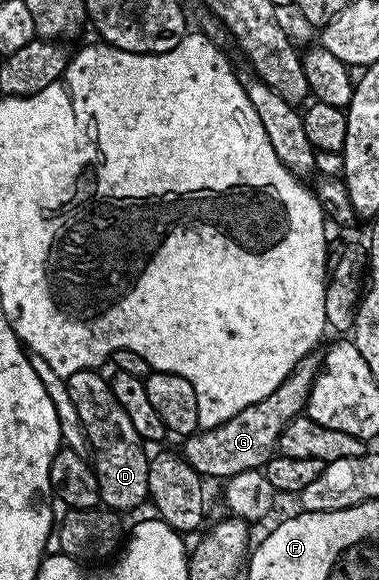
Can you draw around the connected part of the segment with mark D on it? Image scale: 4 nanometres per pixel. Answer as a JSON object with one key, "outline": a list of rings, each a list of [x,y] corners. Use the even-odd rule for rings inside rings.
{"outline":[[[81,370],[71,374],[66,379],[68,396],[72,396],[72,404],[76,404],[76,413],[80,415],[80,424],[84,424],[84,432],[90,445],[89,453],[94,454],[92,465],[98,477],[101,505],[115,512],[134,510],[150,496],[150,458],[146,454],[147,447],[142,437],[136,432],[136,428],[132,428],[132,420],[128,420],[124,408],[116,404],[116,396],[112,396],[109,381],[105,377],[102,379],[100,375],[98,370]]]}

